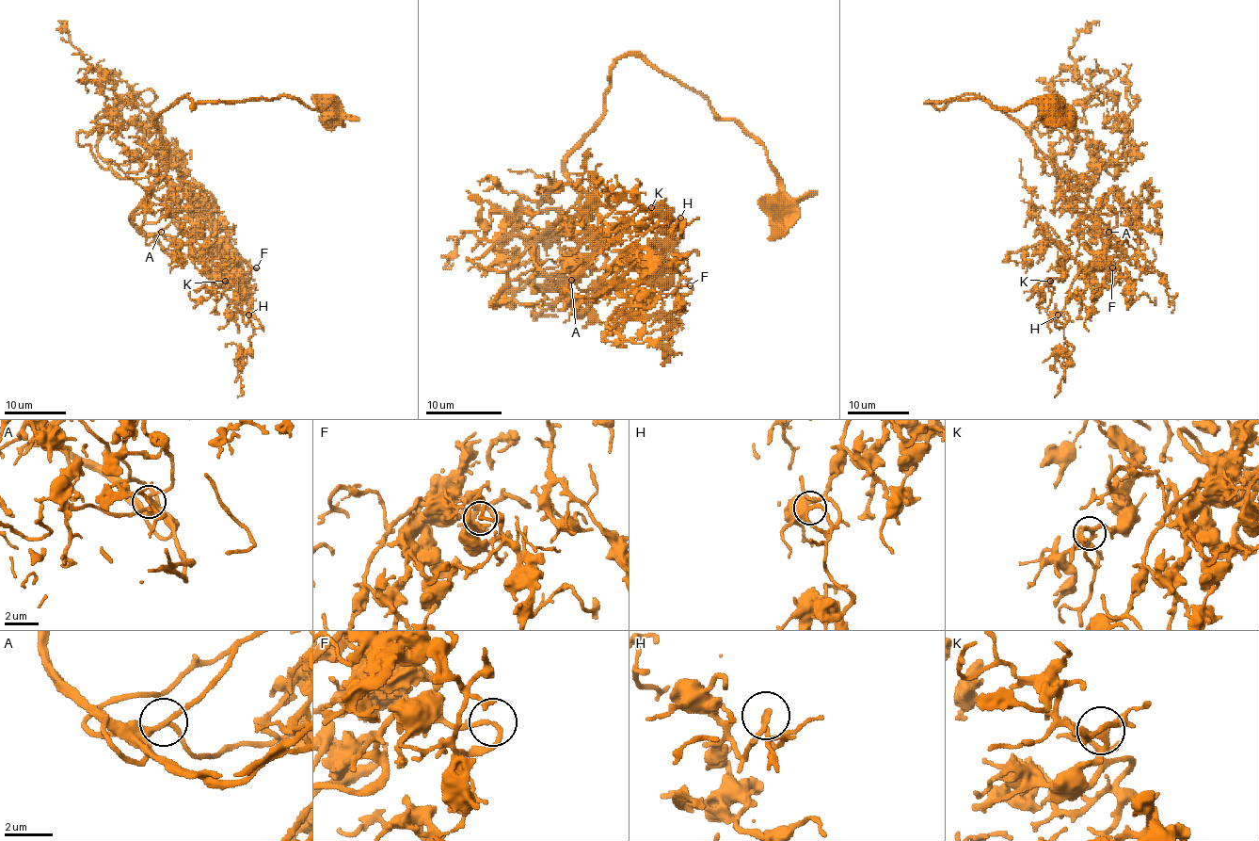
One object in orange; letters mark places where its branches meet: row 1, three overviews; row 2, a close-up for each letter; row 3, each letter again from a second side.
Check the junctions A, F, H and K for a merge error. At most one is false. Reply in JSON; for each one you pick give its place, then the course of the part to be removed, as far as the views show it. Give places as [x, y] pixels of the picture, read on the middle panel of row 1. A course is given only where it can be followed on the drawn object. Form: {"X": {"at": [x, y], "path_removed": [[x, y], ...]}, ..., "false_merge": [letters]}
{"false_merge": []}

